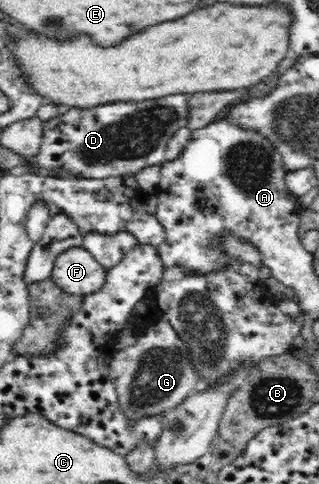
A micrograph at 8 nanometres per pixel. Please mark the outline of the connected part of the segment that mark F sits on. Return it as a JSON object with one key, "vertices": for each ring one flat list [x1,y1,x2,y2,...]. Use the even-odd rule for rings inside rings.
{"vertices":[[81,246,68,249,56,258,51,277,66,293,84,297,100,291,108,270]]}

